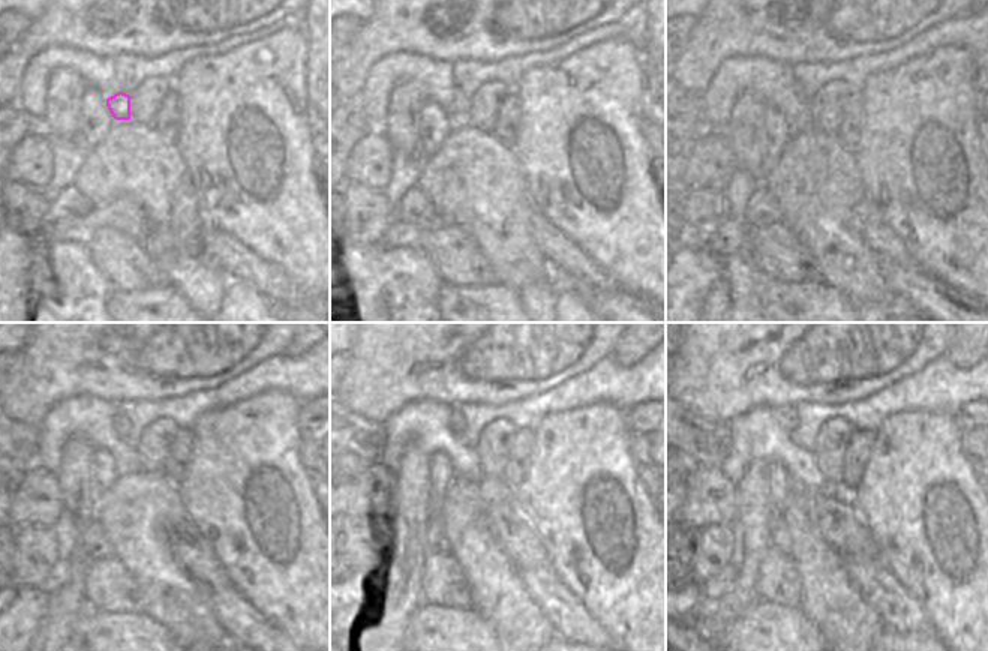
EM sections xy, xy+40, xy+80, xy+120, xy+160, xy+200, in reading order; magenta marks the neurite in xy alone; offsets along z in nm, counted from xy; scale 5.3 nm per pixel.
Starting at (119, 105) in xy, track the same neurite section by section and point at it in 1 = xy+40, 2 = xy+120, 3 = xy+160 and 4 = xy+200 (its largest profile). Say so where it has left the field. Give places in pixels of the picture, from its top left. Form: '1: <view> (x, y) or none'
1: xy+40 (458, 111)
2: xy+120 (120, 422)
3: xy+160 (456, 420)
4: xy+200 (789, 417)

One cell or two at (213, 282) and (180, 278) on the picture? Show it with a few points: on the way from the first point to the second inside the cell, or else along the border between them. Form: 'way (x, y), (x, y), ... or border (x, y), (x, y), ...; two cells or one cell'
way (206, 282), (188, 278); one cell

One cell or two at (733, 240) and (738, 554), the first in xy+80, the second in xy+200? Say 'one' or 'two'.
two

